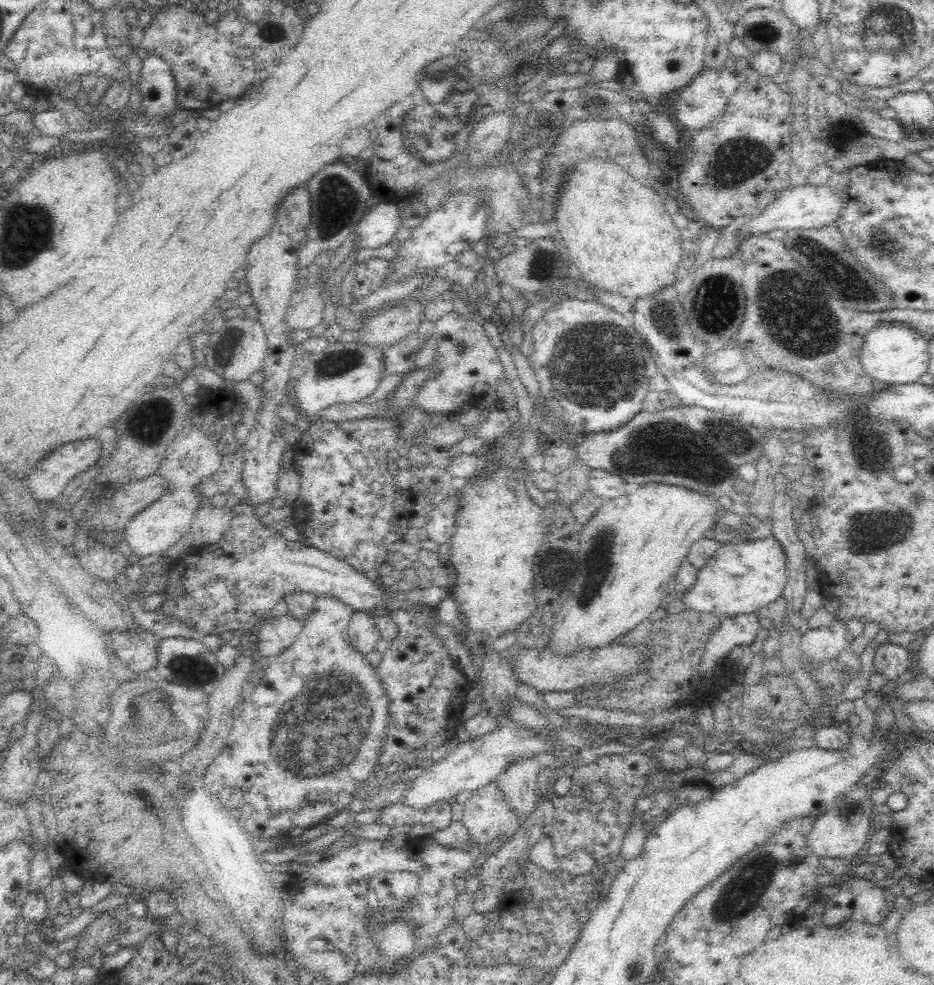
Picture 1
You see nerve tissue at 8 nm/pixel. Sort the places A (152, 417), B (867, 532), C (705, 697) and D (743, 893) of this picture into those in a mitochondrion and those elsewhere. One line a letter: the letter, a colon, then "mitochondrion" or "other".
A: mitochondrion
B: mitochondrion
C: other
D: mitochondrion

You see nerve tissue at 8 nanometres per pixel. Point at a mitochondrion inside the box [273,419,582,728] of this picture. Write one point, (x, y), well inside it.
(412, 698)

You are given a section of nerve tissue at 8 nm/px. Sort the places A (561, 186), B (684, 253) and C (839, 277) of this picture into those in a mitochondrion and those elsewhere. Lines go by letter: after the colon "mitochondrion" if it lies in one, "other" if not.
A: other
B: other
C: mitochondrion

